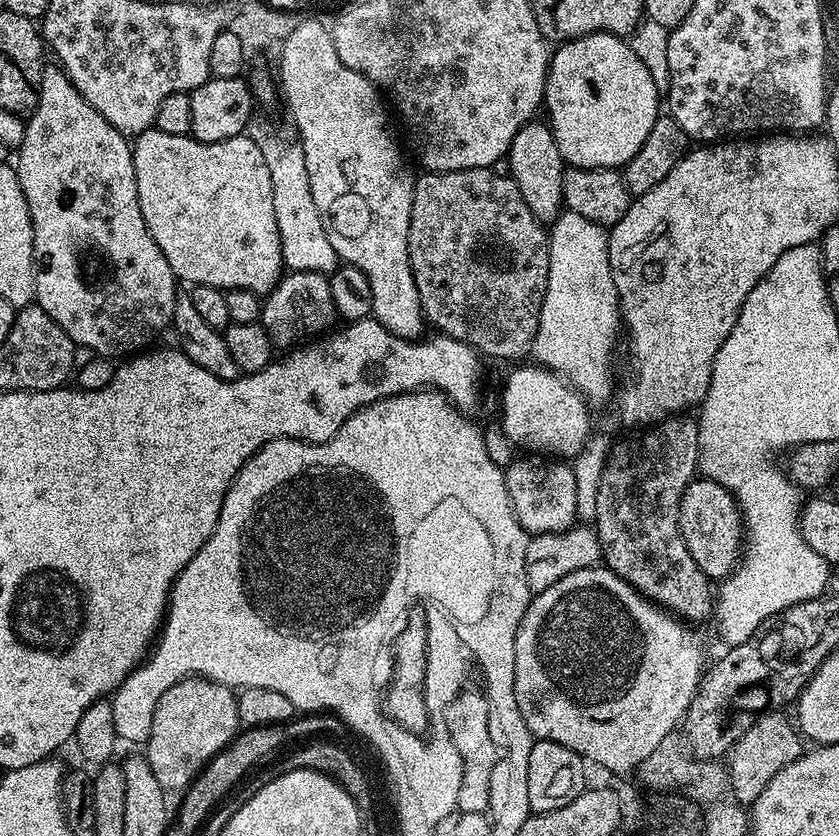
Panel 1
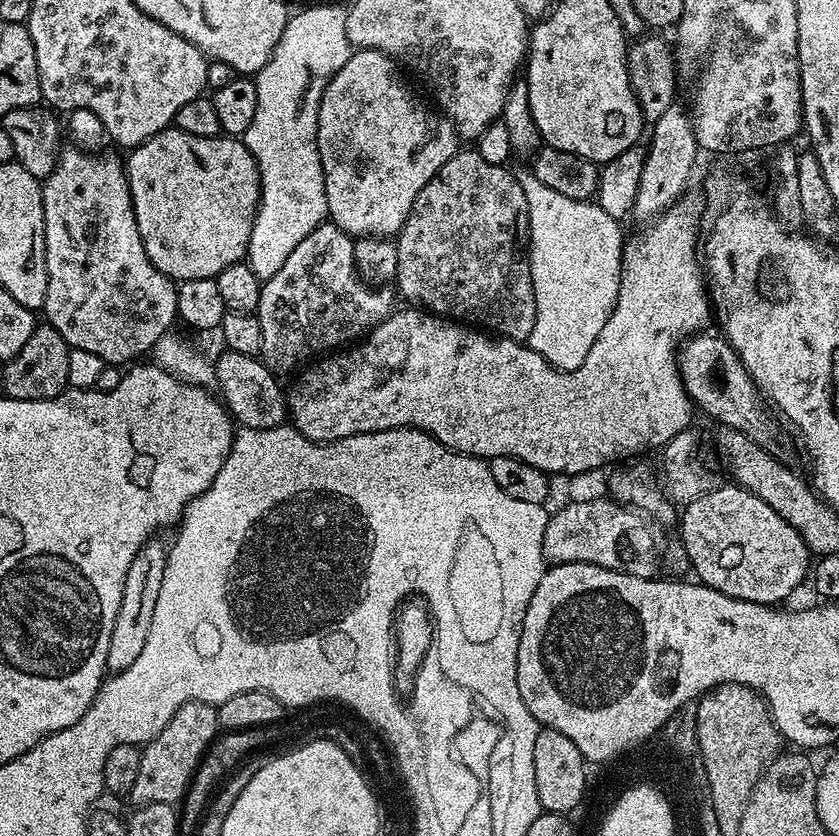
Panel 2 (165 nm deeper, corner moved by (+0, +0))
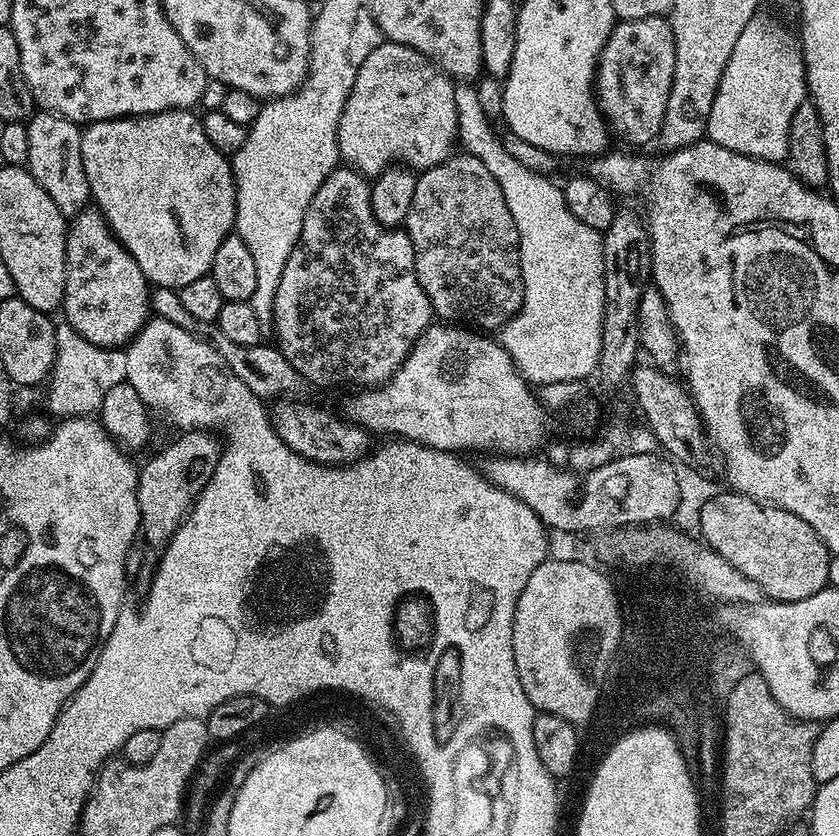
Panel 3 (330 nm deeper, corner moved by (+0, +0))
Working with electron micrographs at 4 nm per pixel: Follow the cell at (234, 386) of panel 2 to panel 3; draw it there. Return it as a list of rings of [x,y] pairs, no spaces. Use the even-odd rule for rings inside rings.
[[[280,398],[271,405],[272,428],[282,442],[298,455],[319,464],[343,466],[365,455],[369,451],[370,434],[365,428],[341,418],[331,416],[324,408],[314,404],[303,404],[300,398]],[[340,419],[340,420],[339,420]]]

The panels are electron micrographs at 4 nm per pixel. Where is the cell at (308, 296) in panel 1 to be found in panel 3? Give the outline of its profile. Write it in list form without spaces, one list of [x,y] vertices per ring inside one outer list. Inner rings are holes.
[[[337,166],[324,179],[322,186],[318,186],[318,194],[314,194],[306,210],[306,218],[302,222],[300,241],[296,243],[286,262],[286,270],[282,270],[282,282],[278,282],[278,290],[270,302],[270,308],[272,308],[272,328],[276,331],[275,347],[280,349],[286,362],[294,366],[301,381],[308,383],[309,380],[310,383],[321,384],[324,388],[340,388],[343,384],[353,384],[353,389],[356,390],[380,387],[400,369],[402,362],[406,362],[412,345],[434,320],[430,298],[426,298],[426,290],[422,290],[418,282],[416,255],[407,231],[400,228],[386,228],[378,222],[372,209],[372,189],[369,181],[347,166]]]

